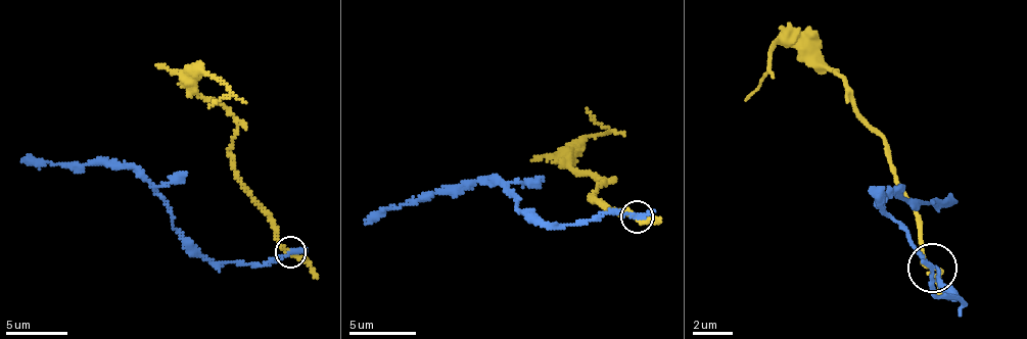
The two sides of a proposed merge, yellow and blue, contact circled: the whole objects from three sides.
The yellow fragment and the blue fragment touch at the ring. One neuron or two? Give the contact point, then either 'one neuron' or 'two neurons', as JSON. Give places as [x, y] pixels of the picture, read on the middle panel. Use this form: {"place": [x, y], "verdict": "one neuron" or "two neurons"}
{"place": [637, 216], "verdict": "two neurons"}

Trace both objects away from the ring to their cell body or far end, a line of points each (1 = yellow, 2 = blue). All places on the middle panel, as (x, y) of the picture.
1: (638, 218), (593, 197), (605, 184), (592, 174), (570, 166), (579, 146), (609, 132), (587, 108)
2: (638, 218), (547, 225), (516, 207), (516, 195), (502, 183), (484, 180), (422, 193), (374, 212), (365, 224)

